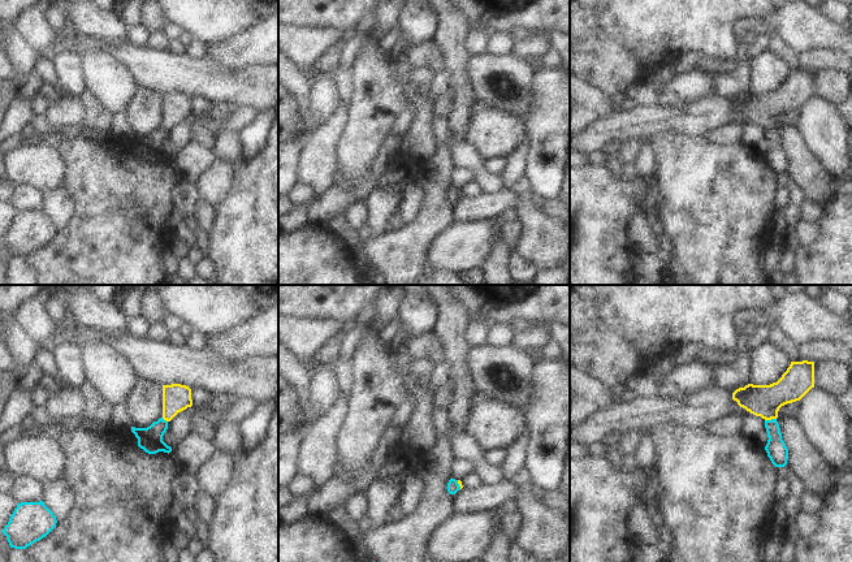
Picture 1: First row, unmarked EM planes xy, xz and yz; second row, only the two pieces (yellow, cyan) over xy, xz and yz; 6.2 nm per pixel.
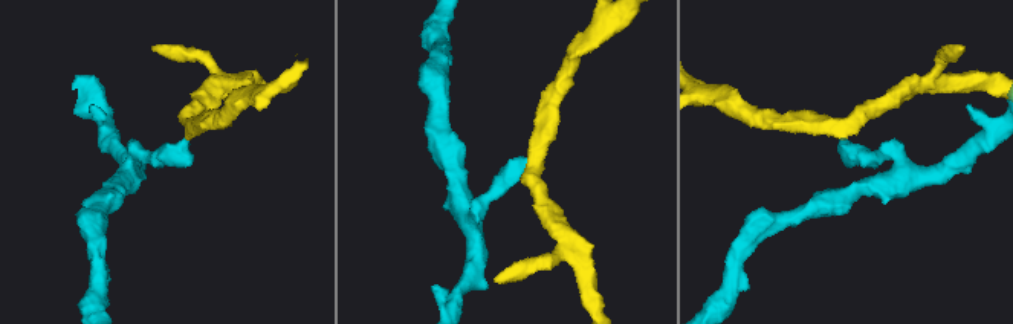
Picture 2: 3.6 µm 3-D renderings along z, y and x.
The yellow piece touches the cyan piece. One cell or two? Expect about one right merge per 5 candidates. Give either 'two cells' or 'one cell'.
two cells

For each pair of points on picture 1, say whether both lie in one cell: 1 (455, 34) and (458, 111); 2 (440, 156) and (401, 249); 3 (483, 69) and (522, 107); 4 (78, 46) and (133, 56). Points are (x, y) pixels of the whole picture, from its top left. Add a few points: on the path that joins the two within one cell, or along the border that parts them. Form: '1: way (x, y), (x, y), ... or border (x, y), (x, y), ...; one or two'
1: way (455, 53), (459, 91); one
2: way (437, 180), (435, 184), (435, 215), (424, 225); one
3: way (485, 82), (498, 100), (509, 102); one
4: way (91, 46), (104, 46), (120, 51); one

